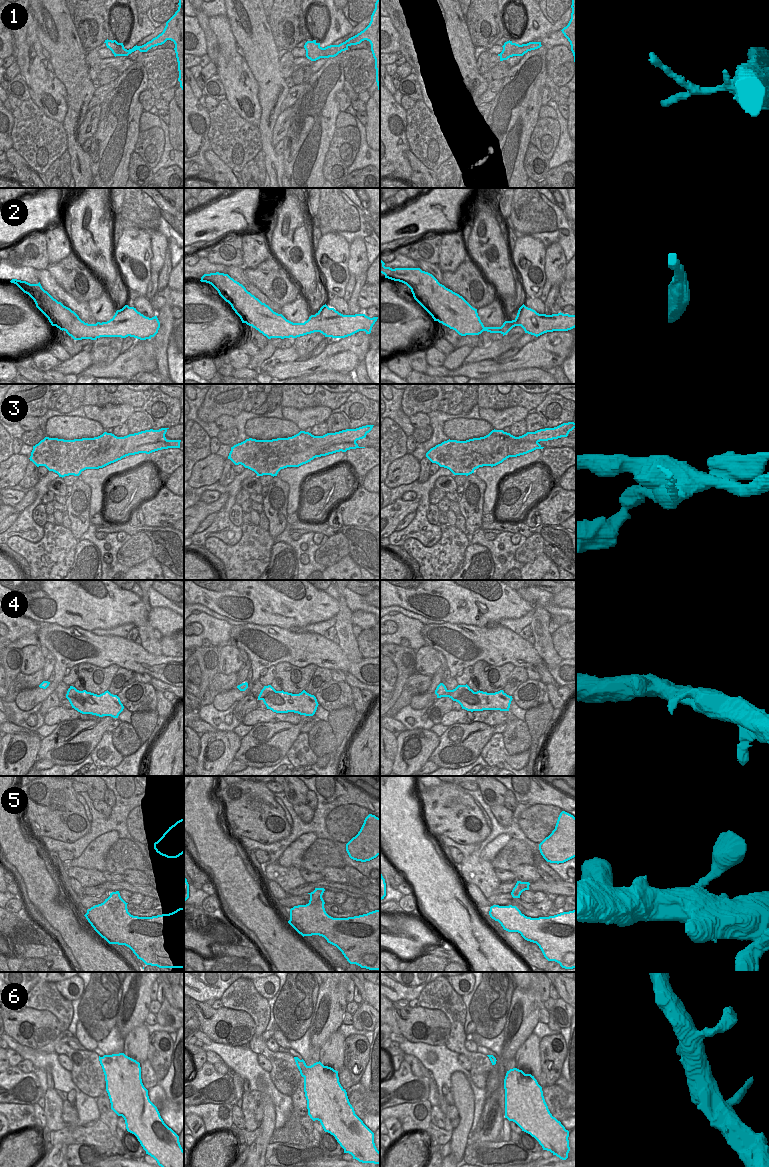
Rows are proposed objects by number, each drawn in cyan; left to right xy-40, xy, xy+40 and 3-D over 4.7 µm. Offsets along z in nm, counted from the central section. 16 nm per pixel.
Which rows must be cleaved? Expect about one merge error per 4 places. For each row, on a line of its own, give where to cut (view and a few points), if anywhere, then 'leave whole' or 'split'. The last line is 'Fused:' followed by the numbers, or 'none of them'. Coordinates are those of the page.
1: no cut; leave whole
2: no cut; leave whole
3: cut in xy along (355, 441), (324, 444), (318, 455); split
4: no cut; leave whole
5: no cut; leave whole
6: no cut; leave whole
Fused: 3

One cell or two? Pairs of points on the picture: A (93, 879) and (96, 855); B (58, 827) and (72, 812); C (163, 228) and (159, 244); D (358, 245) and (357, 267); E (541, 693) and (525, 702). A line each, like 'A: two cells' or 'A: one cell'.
A: two cells
B: one cell
C: two cells
D: one cell
E: one cell

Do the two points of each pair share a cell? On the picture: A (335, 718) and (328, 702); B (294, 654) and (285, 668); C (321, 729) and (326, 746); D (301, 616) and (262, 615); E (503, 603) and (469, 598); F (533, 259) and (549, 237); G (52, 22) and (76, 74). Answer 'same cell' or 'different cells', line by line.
A: different cells
B: different cells
C: same cell
D: same cell
E: same cell
F: different cells
G: same cell

